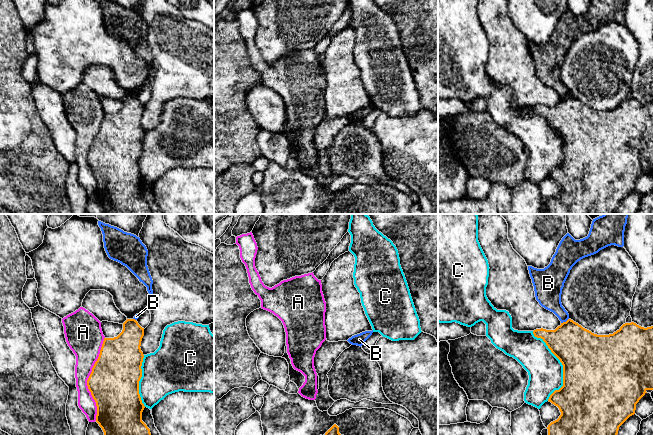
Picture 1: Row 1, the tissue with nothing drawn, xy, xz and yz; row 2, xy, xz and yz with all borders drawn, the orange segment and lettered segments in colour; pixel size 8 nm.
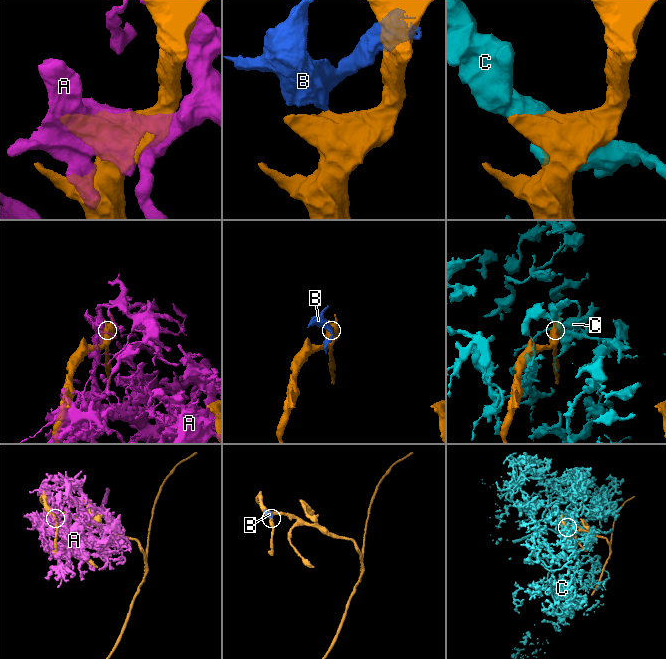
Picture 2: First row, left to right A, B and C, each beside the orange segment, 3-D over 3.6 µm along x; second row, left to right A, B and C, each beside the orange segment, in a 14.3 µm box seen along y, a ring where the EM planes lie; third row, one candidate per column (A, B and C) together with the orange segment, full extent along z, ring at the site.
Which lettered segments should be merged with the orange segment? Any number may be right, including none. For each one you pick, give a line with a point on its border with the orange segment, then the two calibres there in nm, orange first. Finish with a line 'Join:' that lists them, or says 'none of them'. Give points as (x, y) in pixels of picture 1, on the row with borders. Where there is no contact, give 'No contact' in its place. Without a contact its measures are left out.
Join: none of them

